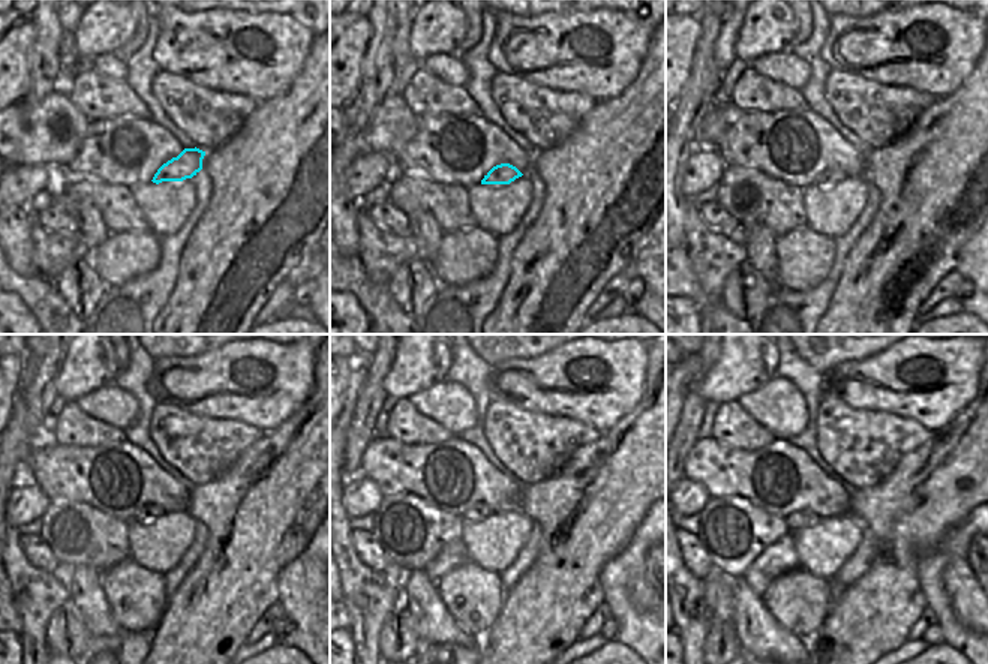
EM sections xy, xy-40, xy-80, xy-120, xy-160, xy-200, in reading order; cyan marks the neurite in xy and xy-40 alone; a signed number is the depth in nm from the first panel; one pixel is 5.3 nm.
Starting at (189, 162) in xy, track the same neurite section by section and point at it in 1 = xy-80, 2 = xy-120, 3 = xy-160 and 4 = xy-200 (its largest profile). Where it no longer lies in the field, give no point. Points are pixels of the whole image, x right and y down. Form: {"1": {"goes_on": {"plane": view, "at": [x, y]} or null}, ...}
{"1": {"goes_on": {"plane": "xy-80", "at": [828, 177]}}, "2": {"goes_on": {"plane": "xy-120", "at": [150, 511]}}, "3": {"goes_on": {"plane": "xy-160", "at": [480, 511]}}, "4": {"goes_on": {"plane": "xy-200", "at": [796, 520]}}}

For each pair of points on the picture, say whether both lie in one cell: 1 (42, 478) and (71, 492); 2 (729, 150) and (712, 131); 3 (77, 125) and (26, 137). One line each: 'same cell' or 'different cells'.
1: same cell
2: different cells
3: same cell

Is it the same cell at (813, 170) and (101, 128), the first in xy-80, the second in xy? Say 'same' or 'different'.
different

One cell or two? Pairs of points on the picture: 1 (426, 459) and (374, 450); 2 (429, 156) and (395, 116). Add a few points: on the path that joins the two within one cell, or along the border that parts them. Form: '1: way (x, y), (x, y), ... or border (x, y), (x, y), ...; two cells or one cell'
1: border (381, 462), (390, 474), (410, 472), (416, 480); two cells
2: border (411, 138), (390, 156); two cells

